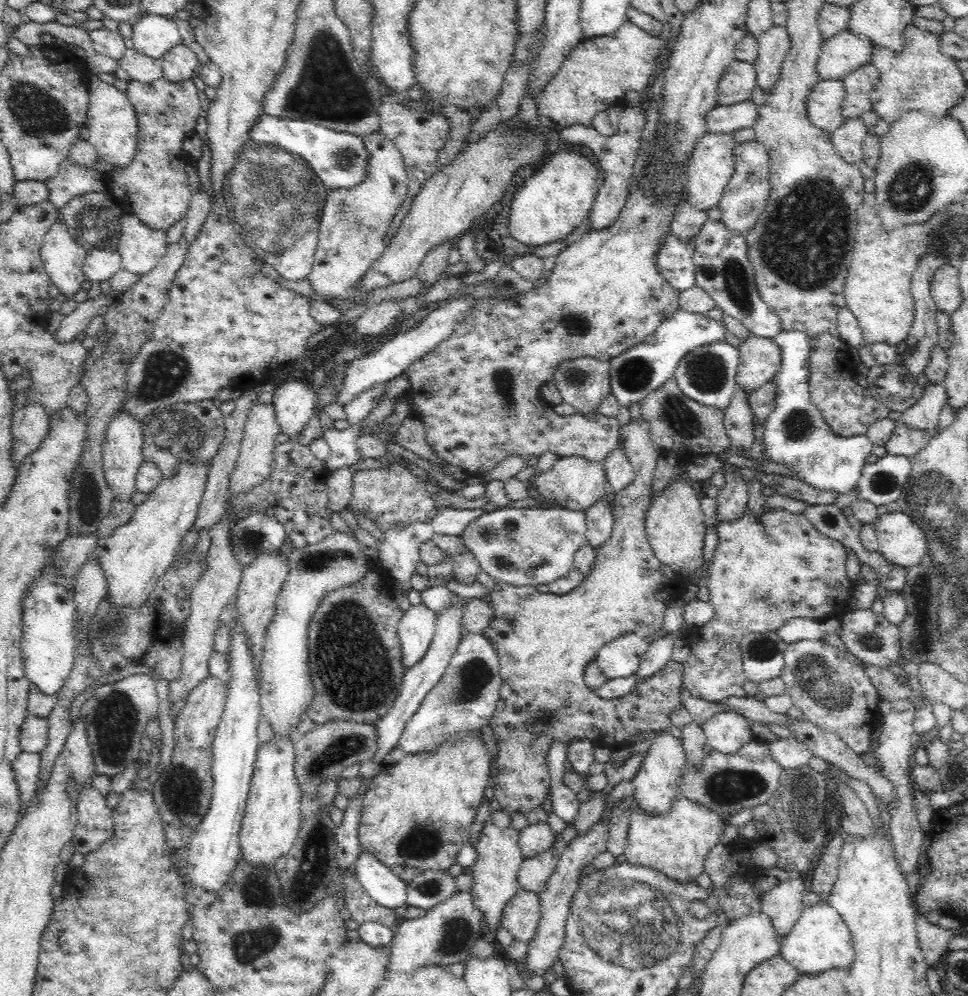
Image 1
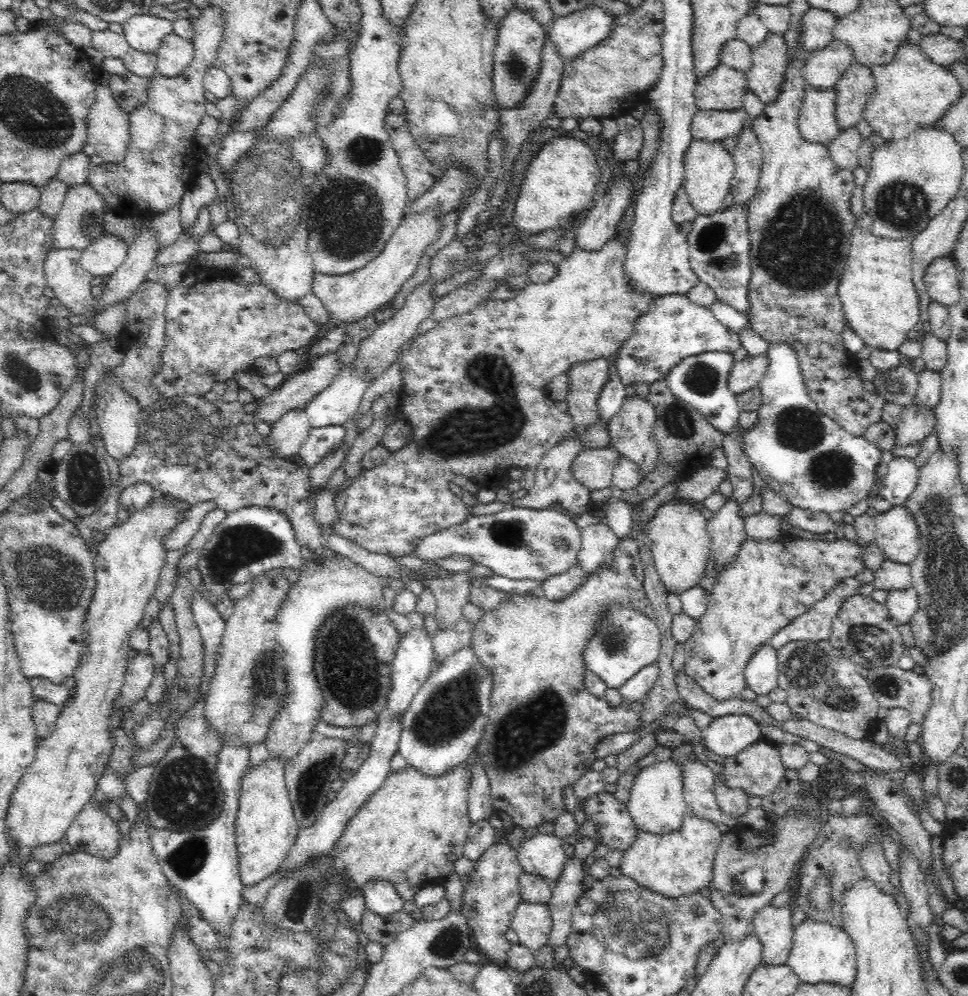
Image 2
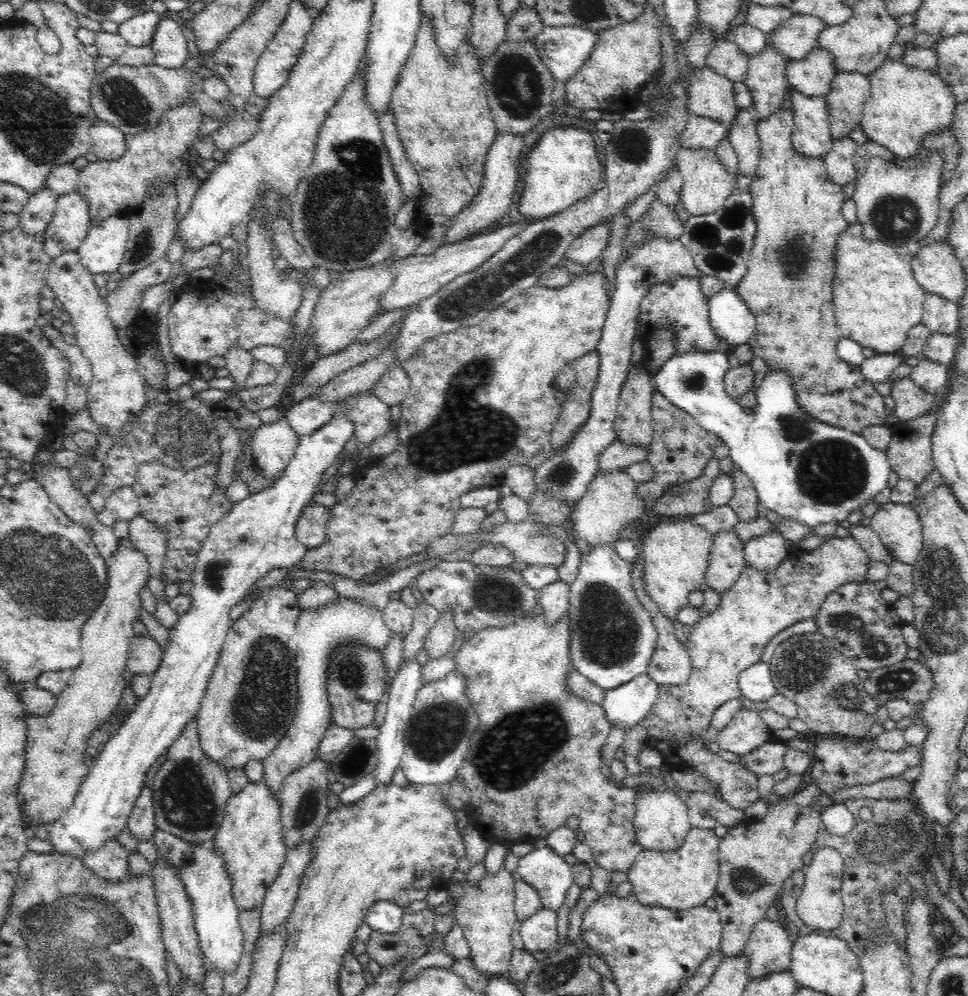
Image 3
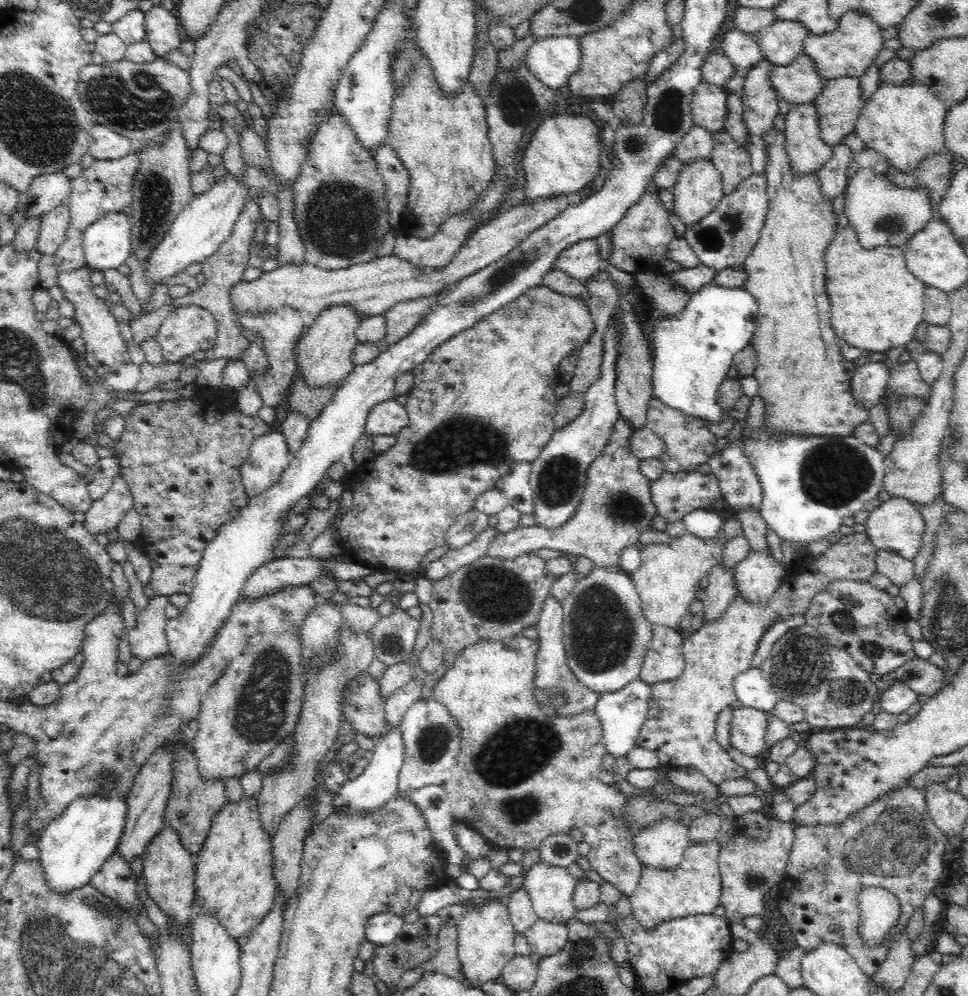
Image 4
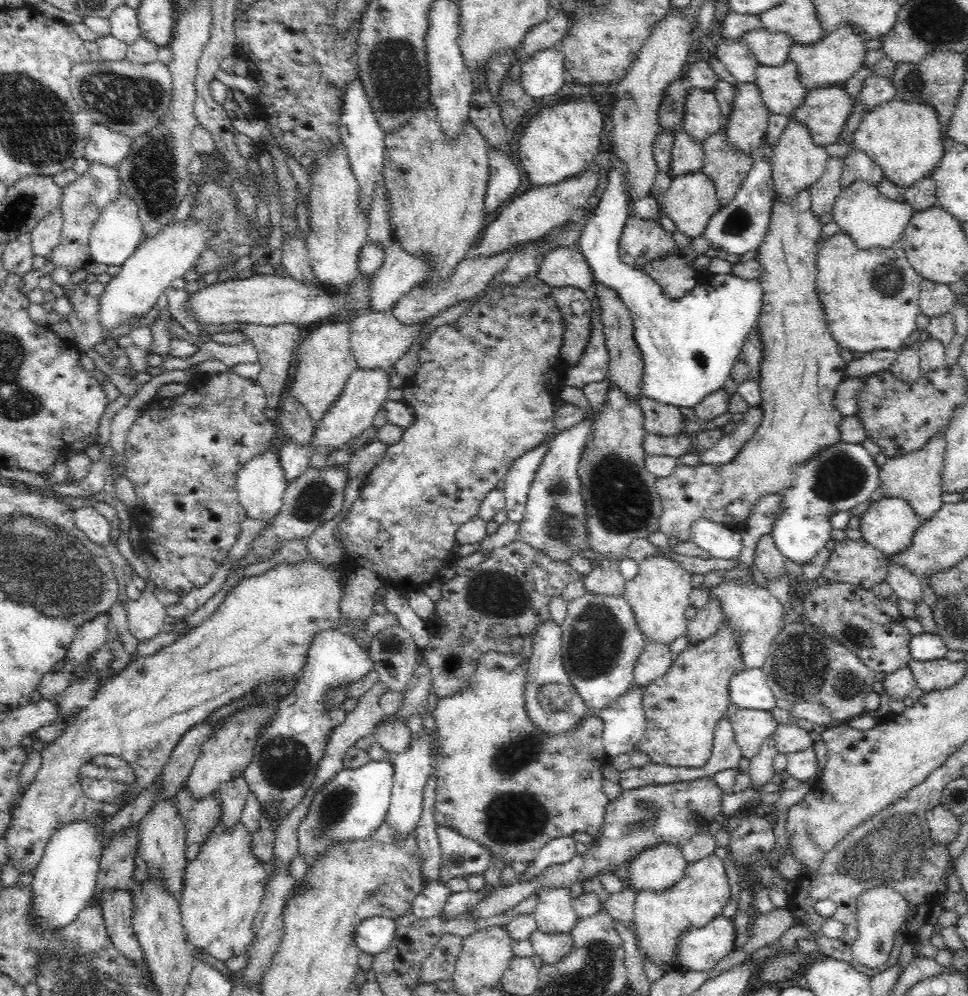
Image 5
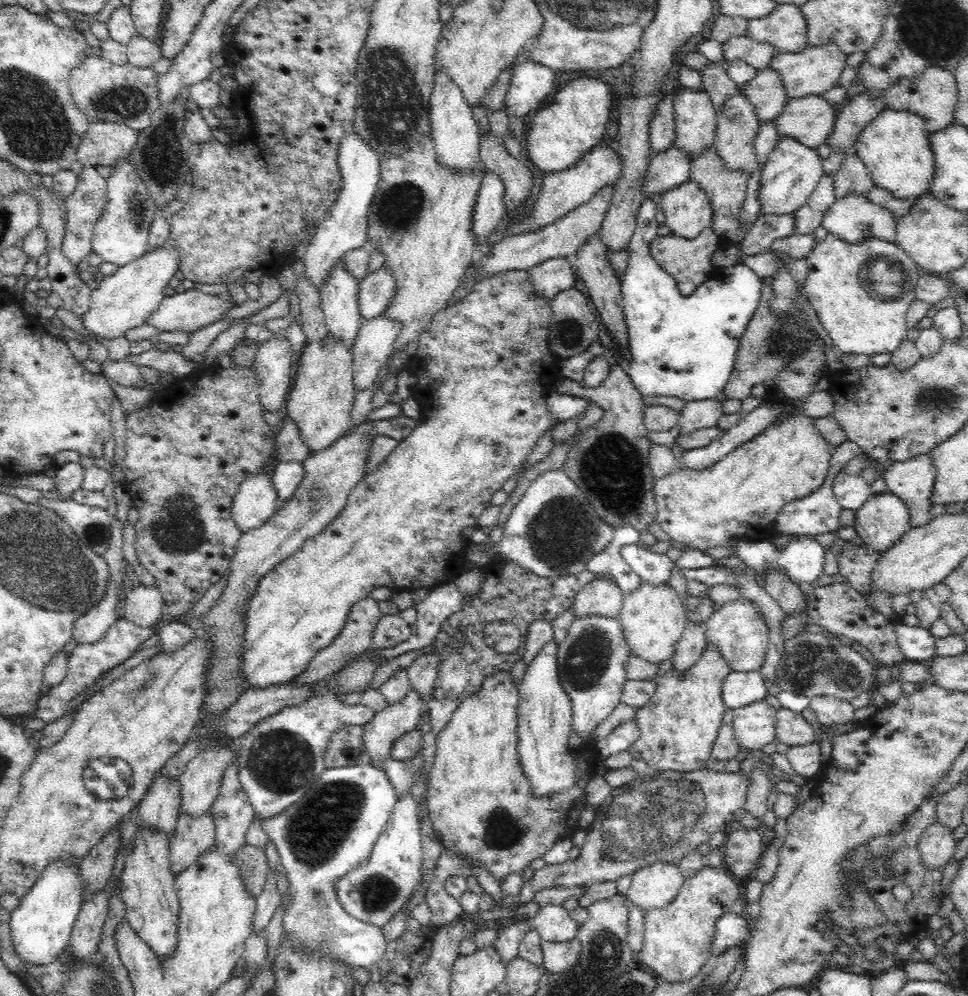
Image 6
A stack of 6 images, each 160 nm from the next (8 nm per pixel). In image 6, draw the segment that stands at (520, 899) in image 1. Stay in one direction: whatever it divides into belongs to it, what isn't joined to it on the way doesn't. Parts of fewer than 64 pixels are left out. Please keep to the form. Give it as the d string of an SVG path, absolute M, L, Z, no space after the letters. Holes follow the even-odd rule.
M577 938L569 941L542 941L543 965L550 973L568 973L578 962L581 953L581 942Z

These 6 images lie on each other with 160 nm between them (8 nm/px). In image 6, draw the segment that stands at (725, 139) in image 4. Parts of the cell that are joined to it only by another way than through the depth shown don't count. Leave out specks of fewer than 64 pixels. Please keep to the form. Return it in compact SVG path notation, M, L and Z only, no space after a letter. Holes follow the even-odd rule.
M713 148L706 150L700 156L697 156L690 164L690 181L694 181L704 189L704 193L708 196L712 207L712 220L710 226L720 239L726 238L731 246L741 248L744 243L744 238L747 235L749 224L741 226L741 208L745 201L747 193L747 182L749 176L742 171L730 171L724 167L722 159L716 155Z

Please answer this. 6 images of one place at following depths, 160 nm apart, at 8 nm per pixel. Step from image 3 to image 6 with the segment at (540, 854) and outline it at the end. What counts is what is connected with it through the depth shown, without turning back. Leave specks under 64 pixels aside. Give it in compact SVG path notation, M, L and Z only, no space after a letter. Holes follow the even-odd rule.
M544 905L530 923L541 936L542 941L564 942L577 938L579 926L562 905Z

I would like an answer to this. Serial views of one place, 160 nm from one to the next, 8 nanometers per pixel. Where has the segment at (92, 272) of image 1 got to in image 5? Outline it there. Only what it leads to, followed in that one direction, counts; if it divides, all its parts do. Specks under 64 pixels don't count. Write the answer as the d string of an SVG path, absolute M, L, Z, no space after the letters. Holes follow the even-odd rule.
M118 192L116 200L100 212L90 231L89 250L91 261L107 266L121 266L136 252L146 238L140 222L137 202L130 196Z

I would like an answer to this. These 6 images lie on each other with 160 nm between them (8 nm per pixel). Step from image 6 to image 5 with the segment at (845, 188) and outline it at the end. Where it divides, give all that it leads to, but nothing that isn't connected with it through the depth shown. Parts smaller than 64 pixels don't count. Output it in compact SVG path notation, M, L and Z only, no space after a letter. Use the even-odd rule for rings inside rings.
M858 149L850 150L843 161L844 168L840 179L843 189L855 180L864 179L876 186L883 179L882 169L878 167L876 161L872 161L870 157Z

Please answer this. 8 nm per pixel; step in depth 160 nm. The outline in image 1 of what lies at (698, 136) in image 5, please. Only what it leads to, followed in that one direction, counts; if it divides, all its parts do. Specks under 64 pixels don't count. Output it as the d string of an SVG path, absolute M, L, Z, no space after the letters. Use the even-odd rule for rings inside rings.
M734 60L724 68L724 74L720 77L716 88L716 104L728 106L750 101L756 87L756 71L753 64Z

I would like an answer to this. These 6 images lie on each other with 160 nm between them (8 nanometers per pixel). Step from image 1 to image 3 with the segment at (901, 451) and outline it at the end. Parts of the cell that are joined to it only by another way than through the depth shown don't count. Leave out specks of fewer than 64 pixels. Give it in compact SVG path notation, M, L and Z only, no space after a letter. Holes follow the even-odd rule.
M906 376L891 383L891 397L894 399L895 415L900 422L924 416L935 403L935 396L920 389L912 378Z

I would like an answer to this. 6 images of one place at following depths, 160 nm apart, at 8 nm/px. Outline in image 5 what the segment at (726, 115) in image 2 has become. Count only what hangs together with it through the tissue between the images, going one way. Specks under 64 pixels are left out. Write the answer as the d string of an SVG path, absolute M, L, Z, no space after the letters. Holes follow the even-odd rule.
M682 130L675 134L666 174L674 180L676 177L695 173L701 170L703 160L701 143L694 141L688 133Z

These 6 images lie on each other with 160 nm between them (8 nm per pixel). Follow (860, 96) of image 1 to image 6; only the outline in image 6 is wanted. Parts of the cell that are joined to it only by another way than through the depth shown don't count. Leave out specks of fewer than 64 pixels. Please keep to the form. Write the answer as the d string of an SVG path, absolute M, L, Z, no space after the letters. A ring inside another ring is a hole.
M814 95L788 100L773 123L778 140L794 137L800 144L816 149L828 139L834 120L832 105Z

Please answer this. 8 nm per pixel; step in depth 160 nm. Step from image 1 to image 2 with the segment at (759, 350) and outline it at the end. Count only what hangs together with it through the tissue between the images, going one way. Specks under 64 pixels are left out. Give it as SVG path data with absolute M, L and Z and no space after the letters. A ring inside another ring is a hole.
M748 355L741 361L734 361L728 375L728 388L734 395L738 395L759 387L767 366L767 355Z

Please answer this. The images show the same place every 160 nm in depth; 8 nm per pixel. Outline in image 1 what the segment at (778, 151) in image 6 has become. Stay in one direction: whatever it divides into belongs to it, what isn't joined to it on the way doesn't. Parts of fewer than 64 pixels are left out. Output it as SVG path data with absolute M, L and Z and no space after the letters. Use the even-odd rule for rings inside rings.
M819 80L812 87L805 103L808 121L814 127L832 134L845 120L841 114L844 94L846 91L842 81Z

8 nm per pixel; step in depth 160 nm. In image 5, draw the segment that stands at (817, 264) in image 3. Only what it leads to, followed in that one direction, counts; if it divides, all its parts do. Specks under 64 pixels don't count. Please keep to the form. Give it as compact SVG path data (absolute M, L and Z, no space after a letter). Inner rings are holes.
M802 189L789 203L773 201L768 232L760 247L751 255L764 267L764 272L758 279L763 289L763 306L756 325L763 344L759 376L763 417L757 431L730 462L720 466L702 463L696 466L678 464L670 476L657 479L655 487L663 506L658 530L668 539L674 537L682 542L692 542L692 524L698 519L722 524L732 531L745 529L746 521L758 500L766 495L779 495L784 489L792 487L798 465L811 461L820 451L841 440L838 424L843 416L832 404L835 391L846 380L846 361L838 353L841 346L832 338L822 304L816 298L815 261L819 248L816 240L820 236L821 228L818 217L810 208L808 190Z

